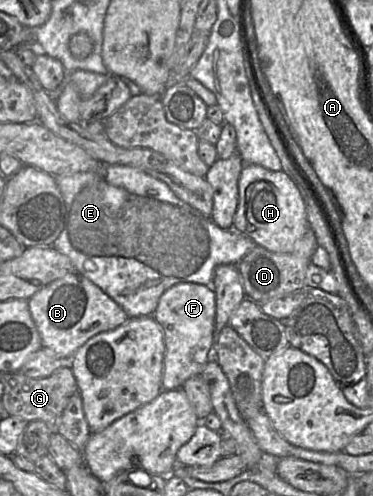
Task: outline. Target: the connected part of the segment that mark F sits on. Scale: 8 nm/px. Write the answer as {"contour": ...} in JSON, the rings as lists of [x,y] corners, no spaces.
{"contour":[[[184,282],[161,296],[154,312],[155,320],[163,329],[166,352],[162,378],[163,390],[181,388],[191,377],[201,375],[209,362],[209,350],[215,342],[216,295],[212,287]]]}

